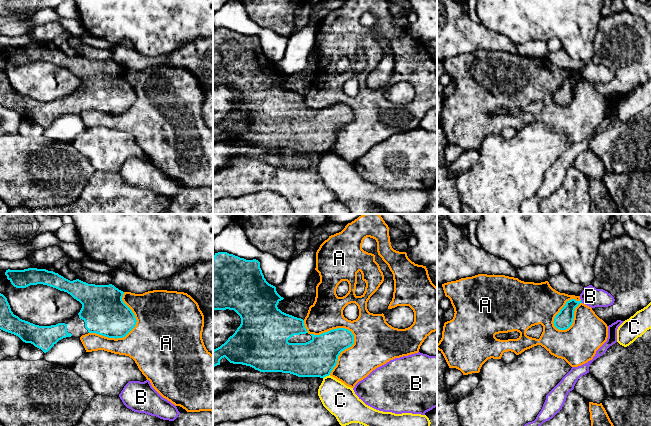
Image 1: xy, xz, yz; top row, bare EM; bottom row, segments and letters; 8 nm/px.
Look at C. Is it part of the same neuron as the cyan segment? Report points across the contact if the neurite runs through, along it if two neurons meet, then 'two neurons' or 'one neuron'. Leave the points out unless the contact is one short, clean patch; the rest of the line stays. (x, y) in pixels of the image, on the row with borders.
border along xz (329, 374), (323, 378); two neurons

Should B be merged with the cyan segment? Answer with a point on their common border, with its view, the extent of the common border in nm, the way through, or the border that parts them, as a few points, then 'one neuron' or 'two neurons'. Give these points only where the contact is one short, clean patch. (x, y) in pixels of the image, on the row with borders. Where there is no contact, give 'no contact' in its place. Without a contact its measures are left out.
contact yz (581, 301); length 30 nm; border yz (580, 300), (582, 302); two neurons

